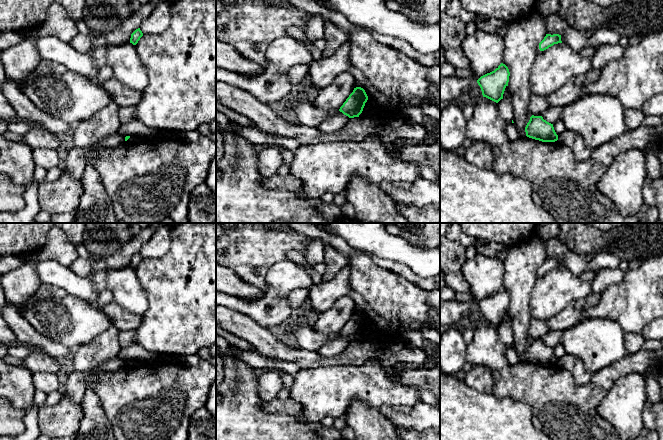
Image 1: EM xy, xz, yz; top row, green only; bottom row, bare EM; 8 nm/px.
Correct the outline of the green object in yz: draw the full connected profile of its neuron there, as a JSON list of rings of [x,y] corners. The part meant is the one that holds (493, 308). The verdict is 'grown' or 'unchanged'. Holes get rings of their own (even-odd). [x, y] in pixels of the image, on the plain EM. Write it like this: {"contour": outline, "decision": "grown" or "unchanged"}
{"contour": [[[501,287],[494,295],[481,300],[477,307],[483,321],[496,327],[503,323],[505,312],[508,310],[510,296],[508,291]]], "decision": "unchanged"}

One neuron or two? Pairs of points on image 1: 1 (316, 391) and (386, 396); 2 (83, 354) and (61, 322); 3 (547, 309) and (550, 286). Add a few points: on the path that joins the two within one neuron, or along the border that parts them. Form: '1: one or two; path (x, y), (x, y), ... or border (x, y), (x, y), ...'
1: one; path (333, 390), (369, 390)
2: two; border (98, 334), (90, 341), (74, 349)
3: one; path (547, 303), (550, 292)

